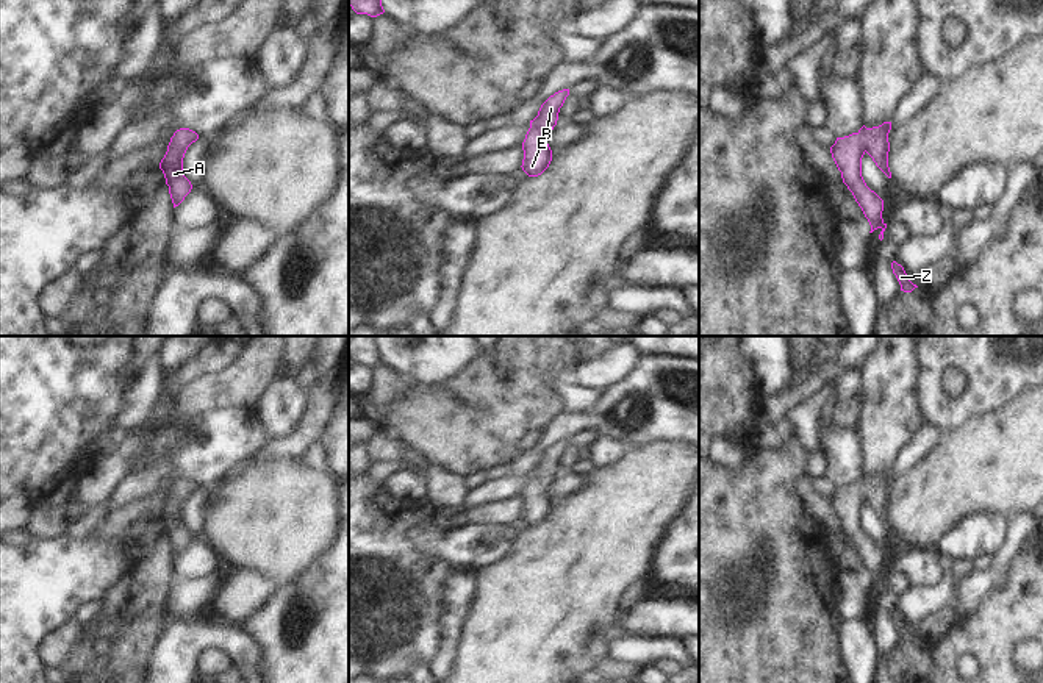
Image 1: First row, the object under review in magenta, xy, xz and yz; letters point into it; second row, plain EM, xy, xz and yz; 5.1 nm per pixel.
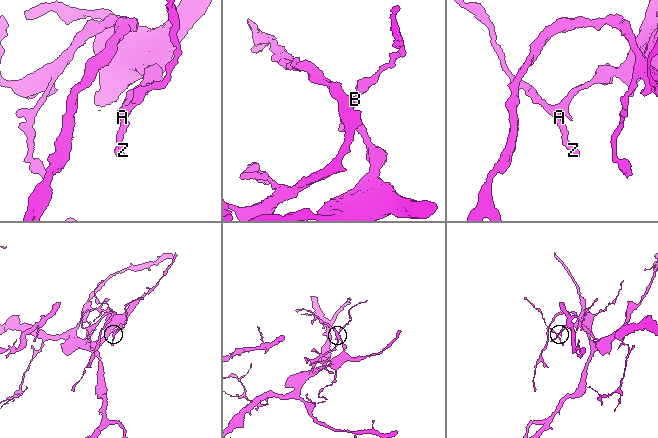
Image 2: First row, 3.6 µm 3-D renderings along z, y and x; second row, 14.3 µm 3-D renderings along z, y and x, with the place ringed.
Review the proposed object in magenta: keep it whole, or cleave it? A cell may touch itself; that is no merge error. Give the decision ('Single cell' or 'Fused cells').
Single cell

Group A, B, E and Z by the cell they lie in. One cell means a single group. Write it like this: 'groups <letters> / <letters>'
groups A B E Z

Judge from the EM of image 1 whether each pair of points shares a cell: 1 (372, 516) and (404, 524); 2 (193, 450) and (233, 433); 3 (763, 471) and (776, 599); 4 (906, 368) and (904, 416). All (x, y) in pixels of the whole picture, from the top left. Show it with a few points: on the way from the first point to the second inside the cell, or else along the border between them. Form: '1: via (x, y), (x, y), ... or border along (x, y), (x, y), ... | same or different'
1: via (380, 521), (396, 522) | same
2: via (202, 450), (211, 450), (224, 439) | same
3: via (763, 502), (763, 532), (776, 555), (776, 568) | same
4: via (904, 380), (904, 404) | same

